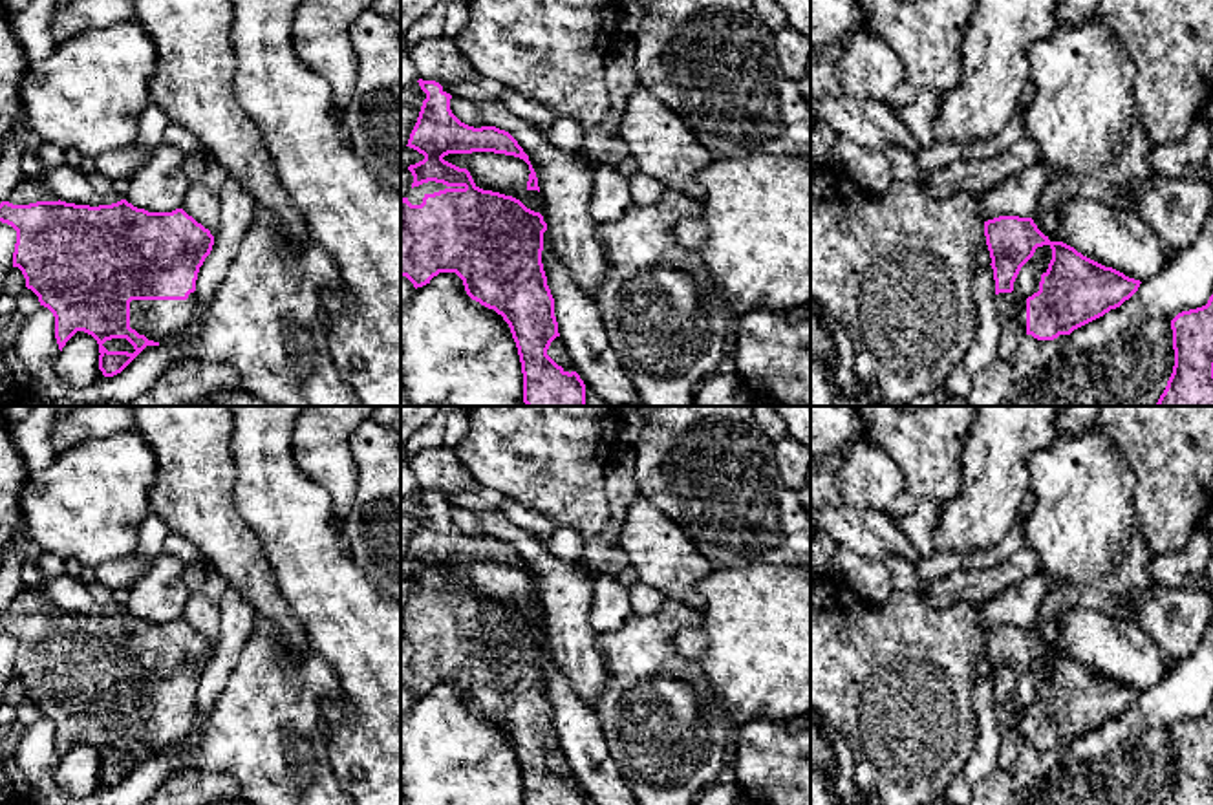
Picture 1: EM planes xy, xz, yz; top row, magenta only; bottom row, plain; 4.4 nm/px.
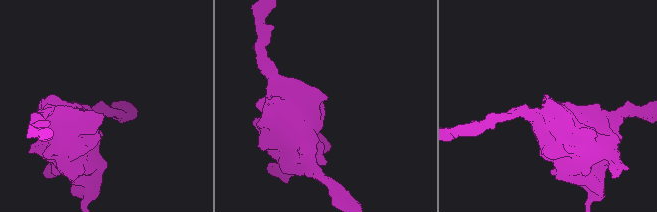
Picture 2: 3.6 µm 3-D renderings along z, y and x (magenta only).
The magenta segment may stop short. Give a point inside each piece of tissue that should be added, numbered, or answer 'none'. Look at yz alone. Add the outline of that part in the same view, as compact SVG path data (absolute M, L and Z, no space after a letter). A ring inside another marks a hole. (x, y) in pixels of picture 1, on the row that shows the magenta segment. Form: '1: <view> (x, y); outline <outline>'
1: yz (1009, 308); outline M1012 293L995 295L995 309L999 320L1014 320L1021 329L1023 337L1026 335L1026 300L1017 300Z

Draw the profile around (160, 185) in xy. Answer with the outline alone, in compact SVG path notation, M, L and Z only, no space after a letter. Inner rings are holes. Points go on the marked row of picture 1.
M161 145L150 159L130 176L124 199L148 212L172 212L183 209L190 187L183 170L185 154L177 146Z

